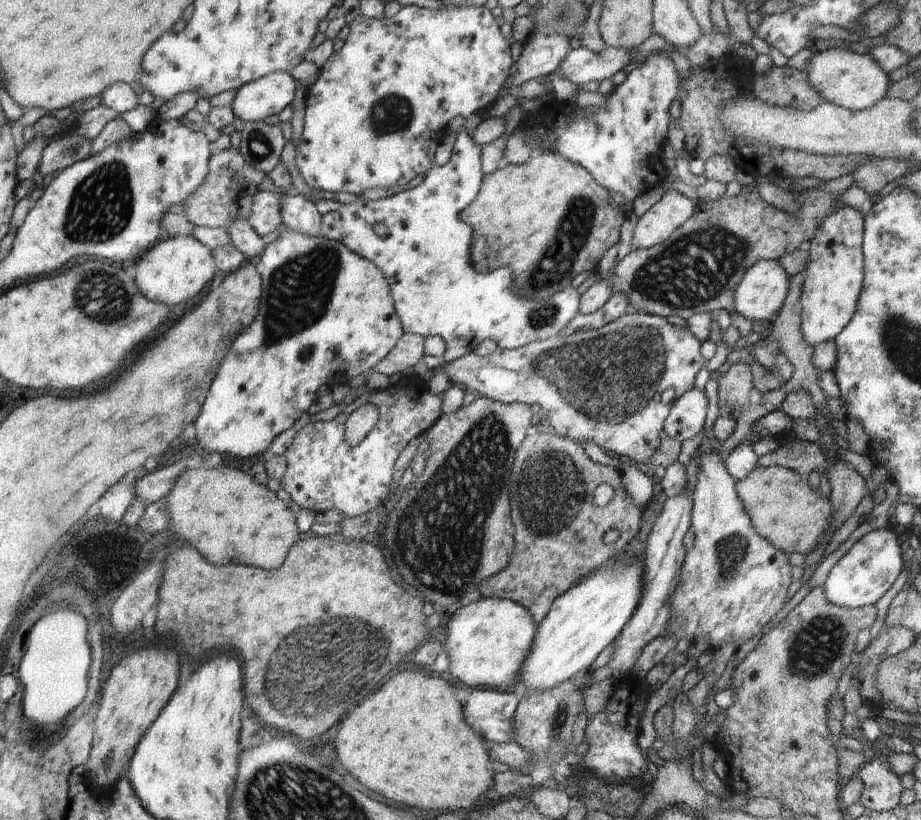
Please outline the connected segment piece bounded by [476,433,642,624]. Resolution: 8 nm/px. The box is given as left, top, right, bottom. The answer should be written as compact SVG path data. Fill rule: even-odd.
M531 434L526 435L522 441L522 446L518 448L516 452L516 460L514 460L514 470L512 470L512 478L510 478L510 516L512 516L512 522L514 522L514 544L512 554L509 556L509 563L495 575L482 581L476 588L480 592L482 597L488 597L493 599L510 599L520 606L523 606L530 613L535 624L540 624L542 619L546 616L546 613L550 610L552 603L561 595L564 594L570 587L580 584L584 579L589 578L590 574L594 574L598 569L603 569L609 566L612 559L616 559L620 554L621 550L629 545L629 542L639 533L641 520L642 520L642 508L636 506L630 495L625 491L622 486L620 473L618 469L610 465L596 463L590 459L584 449L576 441L572 439L561 437L558 434ZM602 483L609 484L614 489L613 498L610 502L610 507L601 509L596 506L593 501L593 492L596 490L598 485ZM610 528L616 528L621 531L621 536L617 541L613 543L604 543L602 537Z

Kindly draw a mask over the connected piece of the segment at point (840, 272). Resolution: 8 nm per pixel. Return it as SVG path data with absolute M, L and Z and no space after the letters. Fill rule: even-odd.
M853 206L834 209L819 221L809 240L806 278L801 284L801 331L810 346L834 341L857 309L865 275L862 252L865 216Z

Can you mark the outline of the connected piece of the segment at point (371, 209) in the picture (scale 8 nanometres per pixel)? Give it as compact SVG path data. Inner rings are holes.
M462 129L453 144L453 151L450 160L444 166L438 167L434 165L428 172L425 172L426 176L420 185L391 197L378 199L377 201L364 200L363 202L354 201L347 204L341 203L338 204L334 210L330 210L330 212L326 212L321 216L320 232L322 236L342 242L342 244L347 246L352 252L355 252L362 258L370 260L370 262L373 262L382 271L384 278L388 281L390 296L393 300L396 314L402 323L404 333L412 333L421 336L422 338L440 335L444 339L444 342L446 342L447 347L444 358L448 363L456 360L459 356L472 352L472 350L474 350L482 341L488 339L493 340L500 349L515 349L534 341L543 341L550 337L556 337L558 331L562 330L562 327L565 327L566 323L570 322L570 319L574 318L576 313L580 313L579 304L581 300L577 289L569 287L568 289L564 289L562 292L557 292L549 299L533 301L522 298L513 290L513 274L509 266L490 271L488 274L480 274L472 266L472 262L470 260L472 227L467 225L463 220L460 220L459 214L476 198L479 188L481 187L482 179L484 178L480 158L481 146L482 145L478 145L474 142L472 137ZM460 341L466 345L464 347L459 347L458 342Z

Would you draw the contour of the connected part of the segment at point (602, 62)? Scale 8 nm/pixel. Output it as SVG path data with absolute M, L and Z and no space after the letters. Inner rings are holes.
M581 46L569 51L559 64L558 71L574 84L588 84L592 80L600 82L612 78L627 64L636 62L632 59L634 51L636 50L607 46L602 52L595 53Z

